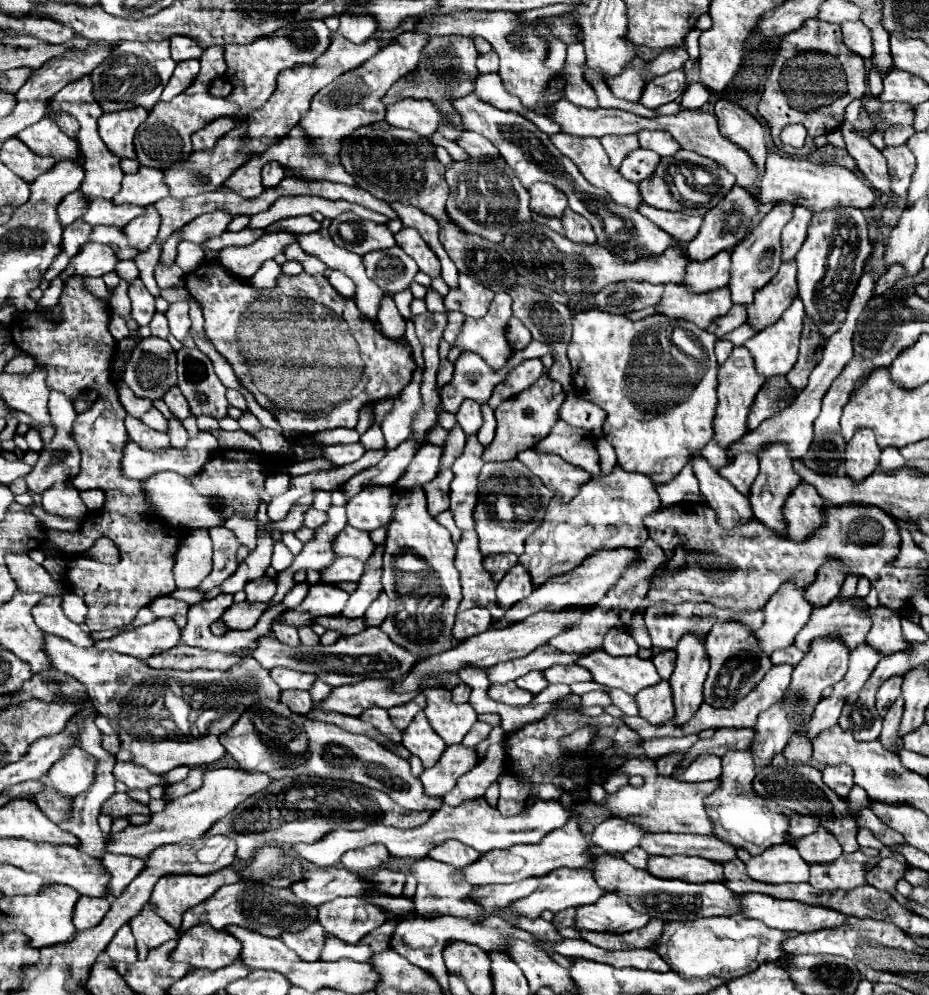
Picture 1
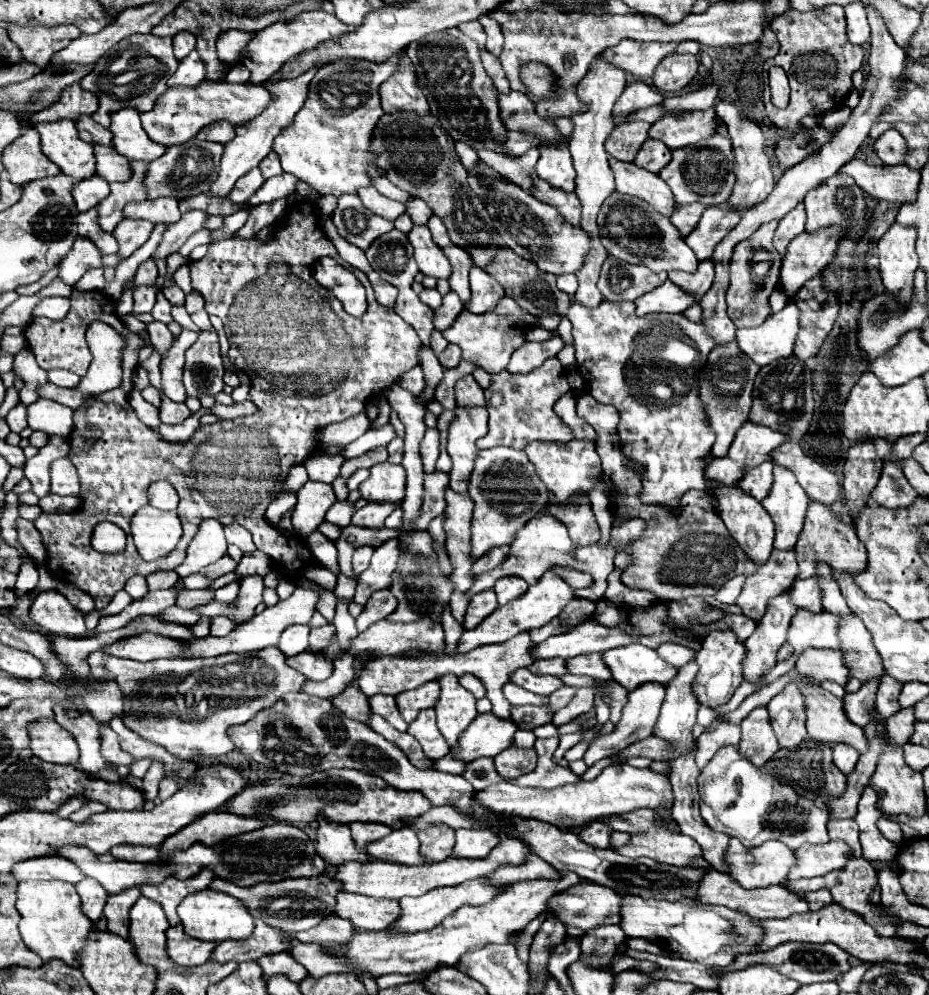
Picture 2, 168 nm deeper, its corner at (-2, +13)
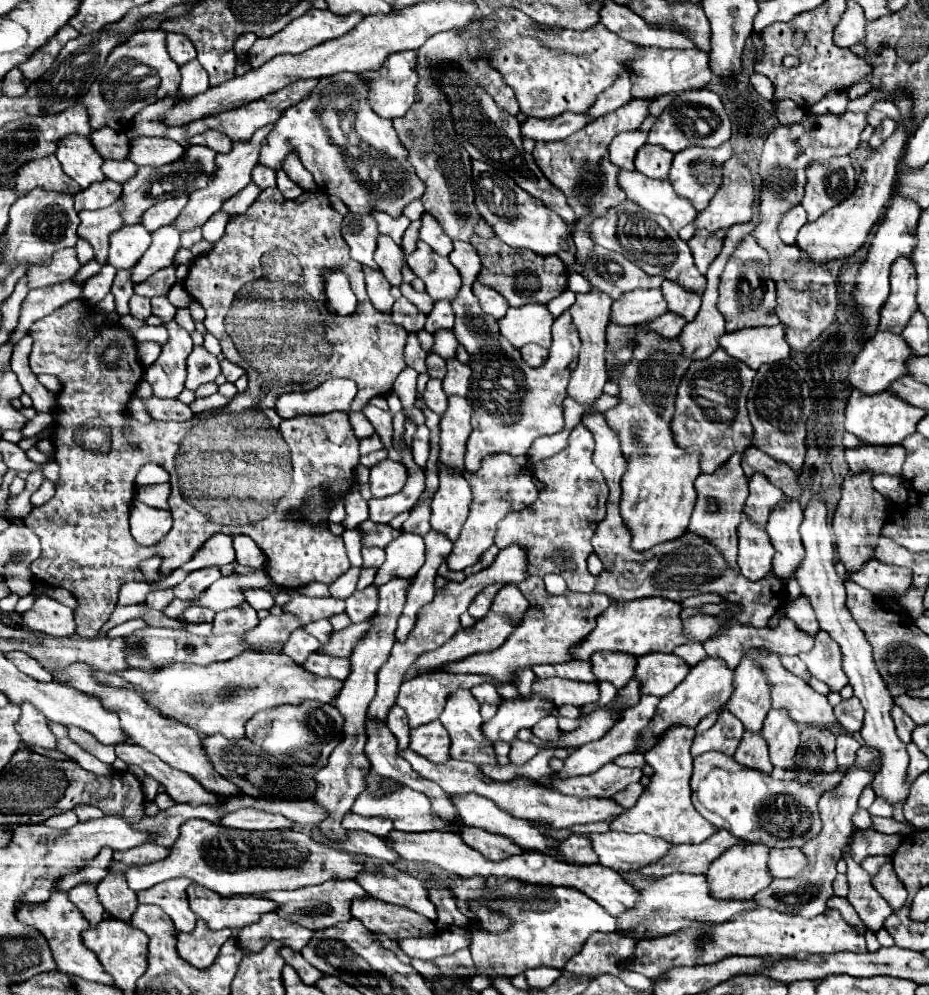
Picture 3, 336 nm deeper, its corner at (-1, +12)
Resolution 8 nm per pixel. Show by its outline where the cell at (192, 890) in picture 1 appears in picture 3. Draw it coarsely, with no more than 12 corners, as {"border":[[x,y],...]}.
{"border":[[182,878],[138,892],[138,902],[160,906],[178,932],[192,932]]}

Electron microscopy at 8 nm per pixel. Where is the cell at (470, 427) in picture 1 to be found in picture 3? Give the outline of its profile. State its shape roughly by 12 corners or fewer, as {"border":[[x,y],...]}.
{"border":[[446,360],[444,392],[466,396],[470,366]]}

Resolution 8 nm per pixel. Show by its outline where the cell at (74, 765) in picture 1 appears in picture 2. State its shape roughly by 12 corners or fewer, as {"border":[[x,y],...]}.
{"border":[[53,719],[31,723],[31,751],[77,765],[75,739]]}

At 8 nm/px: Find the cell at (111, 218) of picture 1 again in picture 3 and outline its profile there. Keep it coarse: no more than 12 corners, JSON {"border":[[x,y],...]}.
{"border":[[188,196],[160,200],[142,224],[154,232],[178,218]]}

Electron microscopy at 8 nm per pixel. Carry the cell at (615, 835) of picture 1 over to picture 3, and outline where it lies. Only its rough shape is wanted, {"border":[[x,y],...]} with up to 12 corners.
{"border":[[572,834],[558,856],[576,864],[598,862],[588,838]]}

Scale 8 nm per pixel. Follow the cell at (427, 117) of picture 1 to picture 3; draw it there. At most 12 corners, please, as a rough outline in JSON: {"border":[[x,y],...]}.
{"border":[[396,52],[366,78],[370,108],[404,116],[416,100],[416,52]]}

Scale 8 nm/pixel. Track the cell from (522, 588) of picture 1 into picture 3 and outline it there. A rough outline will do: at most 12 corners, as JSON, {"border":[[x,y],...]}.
{"border":[[514,584],[496,594],[492,612],[510,620],[524,616],[528,602]]}

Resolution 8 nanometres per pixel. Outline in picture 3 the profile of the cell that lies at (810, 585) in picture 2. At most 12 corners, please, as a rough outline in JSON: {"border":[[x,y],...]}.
{"border":[[804,596],[786,602],[786,616],[810,632],[820,630],[816,614]]}

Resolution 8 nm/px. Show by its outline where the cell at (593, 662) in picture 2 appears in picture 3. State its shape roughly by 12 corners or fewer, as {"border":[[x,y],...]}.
{"border":[[594,652],[600,682],[622,688],[634,676],[636,656]]}

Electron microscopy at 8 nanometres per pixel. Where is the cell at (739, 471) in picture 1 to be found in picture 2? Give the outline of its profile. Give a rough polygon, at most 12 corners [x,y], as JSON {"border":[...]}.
{"border":[[773,463],[745,471],[739,487],[761,501],[773,483]]}

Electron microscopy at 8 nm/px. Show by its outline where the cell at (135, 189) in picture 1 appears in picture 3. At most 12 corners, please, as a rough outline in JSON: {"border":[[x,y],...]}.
{"border":[[122,200],[84,210],[78,236],[106,264],[110,234],[122,228]]}

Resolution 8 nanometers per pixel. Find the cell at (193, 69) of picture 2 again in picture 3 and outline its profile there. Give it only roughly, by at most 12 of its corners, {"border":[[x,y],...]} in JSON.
{"border":[[190,60],[180,66],[180,94],[192,98],[208,90],[208,74]]}

